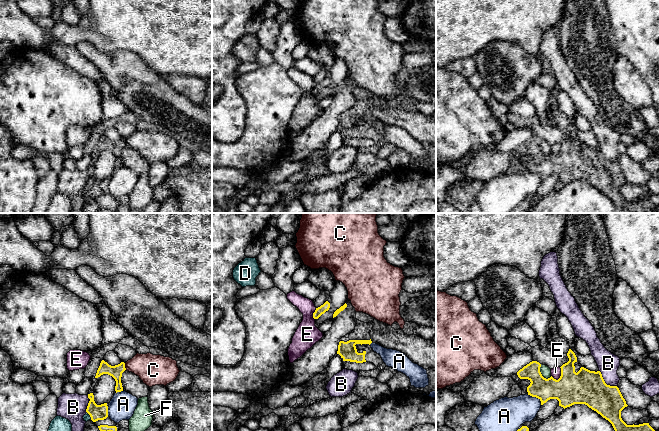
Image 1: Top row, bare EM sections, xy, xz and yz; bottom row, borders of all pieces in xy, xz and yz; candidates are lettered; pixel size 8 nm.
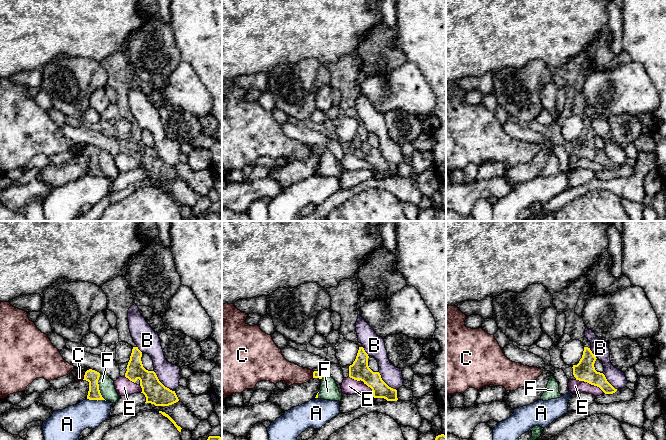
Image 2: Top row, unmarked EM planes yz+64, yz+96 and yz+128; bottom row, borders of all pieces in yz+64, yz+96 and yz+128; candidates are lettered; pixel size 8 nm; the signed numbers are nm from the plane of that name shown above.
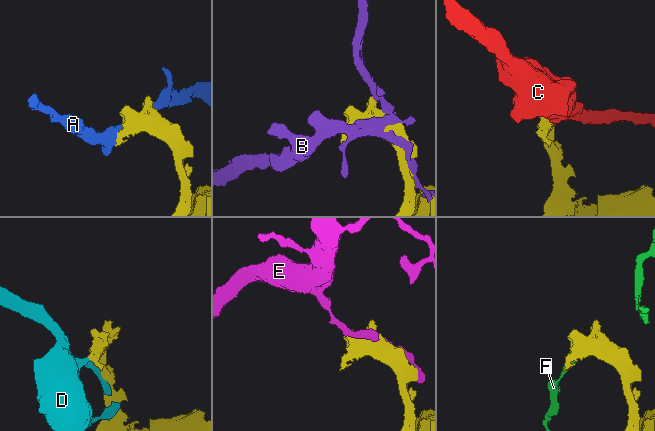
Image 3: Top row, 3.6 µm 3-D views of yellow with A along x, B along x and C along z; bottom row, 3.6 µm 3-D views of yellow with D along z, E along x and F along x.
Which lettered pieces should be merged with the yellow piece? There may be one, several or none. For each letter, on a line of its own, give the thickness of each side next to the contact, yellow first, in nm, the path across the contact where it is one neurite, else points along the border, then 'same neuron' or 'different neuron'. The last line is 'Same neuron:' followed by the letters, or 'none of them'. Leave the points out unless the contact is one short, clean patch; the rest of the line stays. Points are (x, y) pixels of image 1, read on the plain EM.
A: 200/260 nm | different neuron
B: 280/170 nm | different neuron
C: 100/240 nm | along xy (124, 139), (126, 145) | different neuron
D: 130/60 nm | different neuron
E: 280/80 nm | different neuron
F: 220/80 nm | along yz (540, 140), (540, 149), (544, 153), (549, 154) | different neuron
Same neuron: none of them

